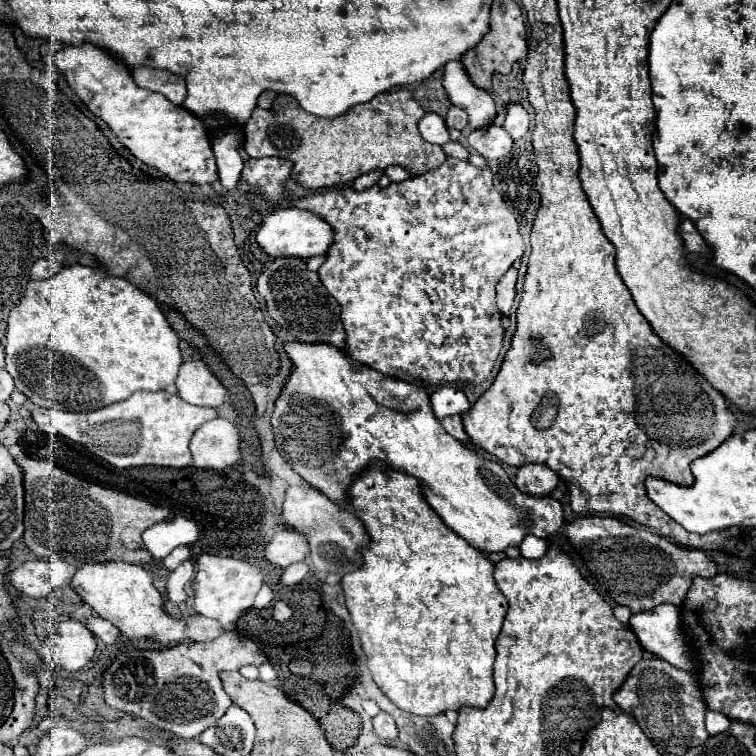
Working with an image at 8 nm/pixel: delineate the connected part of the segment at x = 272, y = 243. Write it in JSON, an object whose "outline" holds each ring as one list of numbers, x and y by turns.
{"outline":[[278,209,270,213,258,229,258,245,268,253,268,257,302,257,310,259,314,255,326,255,328,247,334,243,334,229,322,217,306,209]]}

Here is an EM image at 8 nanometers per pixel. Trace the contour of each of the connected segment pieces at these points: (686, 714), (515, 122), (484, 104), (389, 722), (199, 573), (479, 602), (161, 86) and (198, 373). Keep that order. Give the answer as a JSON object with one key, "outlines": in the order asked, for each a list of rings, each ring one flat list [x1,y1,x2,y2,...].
{"outlines":[[[646,657,638,661,630,677,614,693,614,701,624,713,638,721,646,737,652,739,660,753,684,755,688,749,702,745,708,739,708,731,704,727,706,703,698,685,698,679,694,679,690,673,674,669,664,659]],[[510,103,508,105,508,115,506,115,506,121,504,121,504,129,510,133,510,137,514,141,518,141,520,137,524,137,528,133,528,127,530,127,528,111,522,105]],[[448,61,444,65,442,85,450,103,468,113,468,123,472,129,482,129,484,125,490,125,494,121,496,107,490,93,478,89,470,81,462,61]],[[380,711,376,717,374,717,374,731,376,735,382,739,382,741,392,741,398,737,398,727,392,719,392,715]],[[200,555,195,566,194,611,202,617,220,621,220,625,226,631,234,631,238,619,254,605,254,597,262,587,260,569,246,561,238,561,234,557,220,557,220,555]],[[370,469,366,477,358,477,358,481,354,481,354,489,350,489,350,493,354,493,354,511,356,511,356,517,362,519,362,523,370,531,370,545,362,553,364,565,358,571,342,577,346,607,358,631,362,651,366,655,366,667,370,669,376,685,384,691,384,695,394,705,398,705,400,709,412,715,422,715,422,717,436,717,436,715,446,713,448,709,458,711,462,707,482,709,494,697,494,679,492,679,492,663,496,659,494,641,500,635,500,629,502,629,502,623,508,611,508,601,494,583,492,561,488,561,488,557,482,557,482,553,478,553,476,549,470,549,470,545,466,545,462,537,454,537,454,533,450,533,450,529,446,529,446,525,442,525,442,521,438,521,438,517,434,517,430,509,426,509,426,503,422,501,422,497,418,497,418,489,414,489,416,483,418,481,414,481,414,477,406,477,404,473,390,473,390,469]],[[136,67,132,69,132,77,140,87,158,91,176,105,182,105,186,97,186,81,170,71,162,71,154,67]],[[204,361,182,363,176,377,176,387,178,397,190,405,206,405,216,409,226,401,226,389,210,373]]]}

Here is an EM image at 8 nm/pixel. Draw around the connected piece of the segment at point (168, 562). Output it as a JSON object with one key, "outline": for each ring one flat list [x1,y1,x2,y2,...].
{"outline":[[182,545,182,547,176,547,162,563,164,563,166,569,176,569,176,567,182,565,186,559,190,559,190,549]]}

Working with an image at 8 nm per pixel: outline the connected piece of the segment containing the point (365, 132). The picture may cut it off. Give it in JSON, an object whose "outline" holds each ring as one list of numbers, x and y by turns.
{"outline":[[396,89,396,91,384,91,376,95,370,103,362,103,346,111,344,115,338,115,334,119,322,119,316,115,306,113,298,101,290,95,278,95,270,109,256,107,248,123,244,125,244,149,252,159,260,157,280,157,294,163,292,167,292,179,302,185,304,189,324,189,324,187,340,187,348,185,362,173,370,171,382,171,390,165,400,165,410,171,412,177,422,175,426,171,432,171,440,167,448,157,442,151,440,145,426,143,418,133,418,121,424,115,424,109,412,99,412,93,408,89]]}

